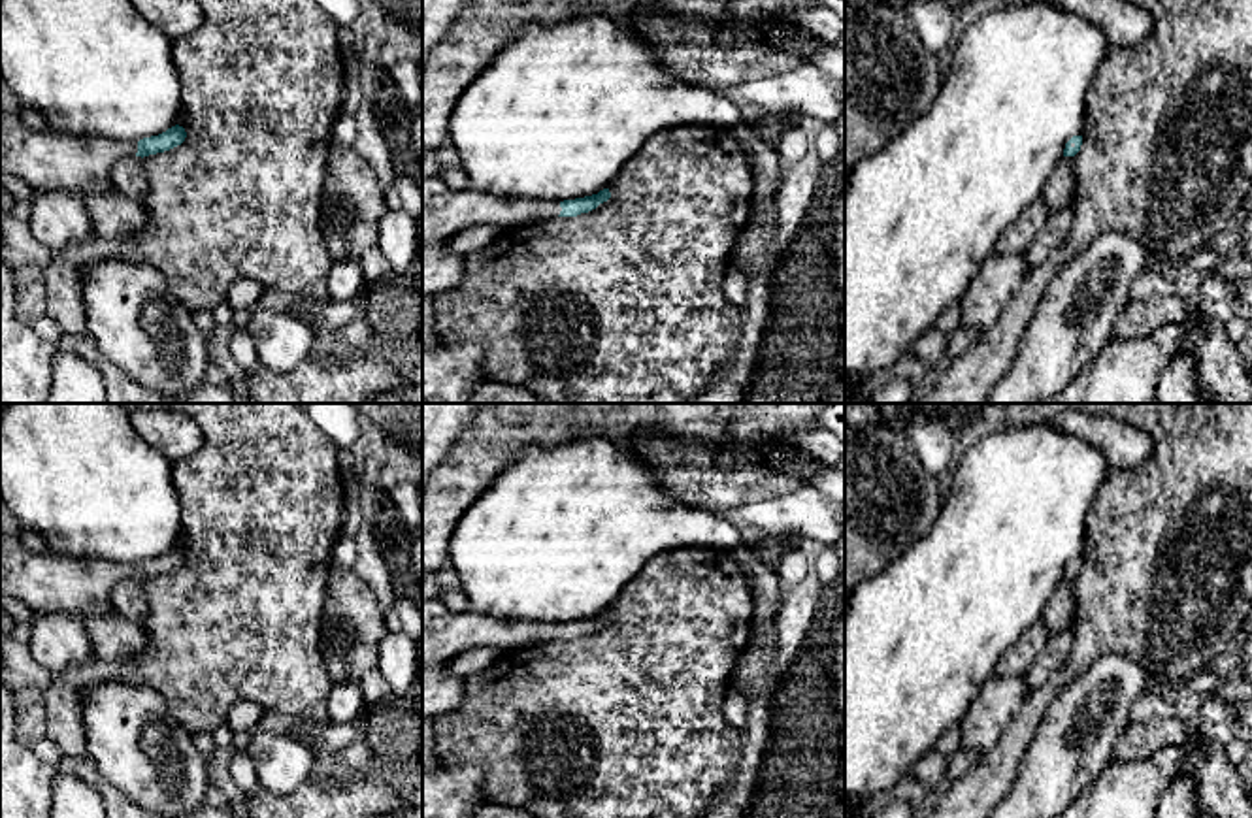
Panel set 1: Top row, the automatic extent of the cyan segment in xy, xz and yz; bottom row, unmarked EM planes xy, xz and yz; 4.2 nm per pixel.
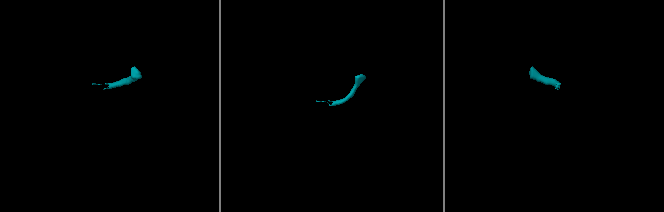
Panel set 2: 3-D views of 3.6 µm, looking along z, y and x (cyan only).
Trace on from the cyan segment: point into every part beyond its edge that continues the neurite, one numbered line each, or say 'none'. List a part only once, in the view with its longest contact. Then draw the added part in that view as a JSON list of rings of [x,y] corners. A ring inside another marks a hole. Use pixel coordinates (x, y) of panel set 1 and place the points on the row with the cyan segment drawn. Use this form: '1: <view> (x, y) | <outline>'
1: xy (46, 161) | [[[0,109],[0,172],[45,192],[109,188],[117,160],[136,156],[138,141],[34,132],[19,115]]]

